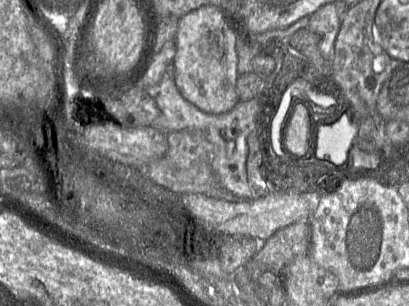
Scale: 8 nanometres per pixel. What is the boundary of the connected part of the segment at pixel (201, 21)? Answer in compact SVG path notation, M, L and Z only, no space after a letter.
M203 5L179 18L175 37L174 81L182 96L208 114L222 114L240 101L236 88L239 77L236 49L237 33L225 12L213 5Z

